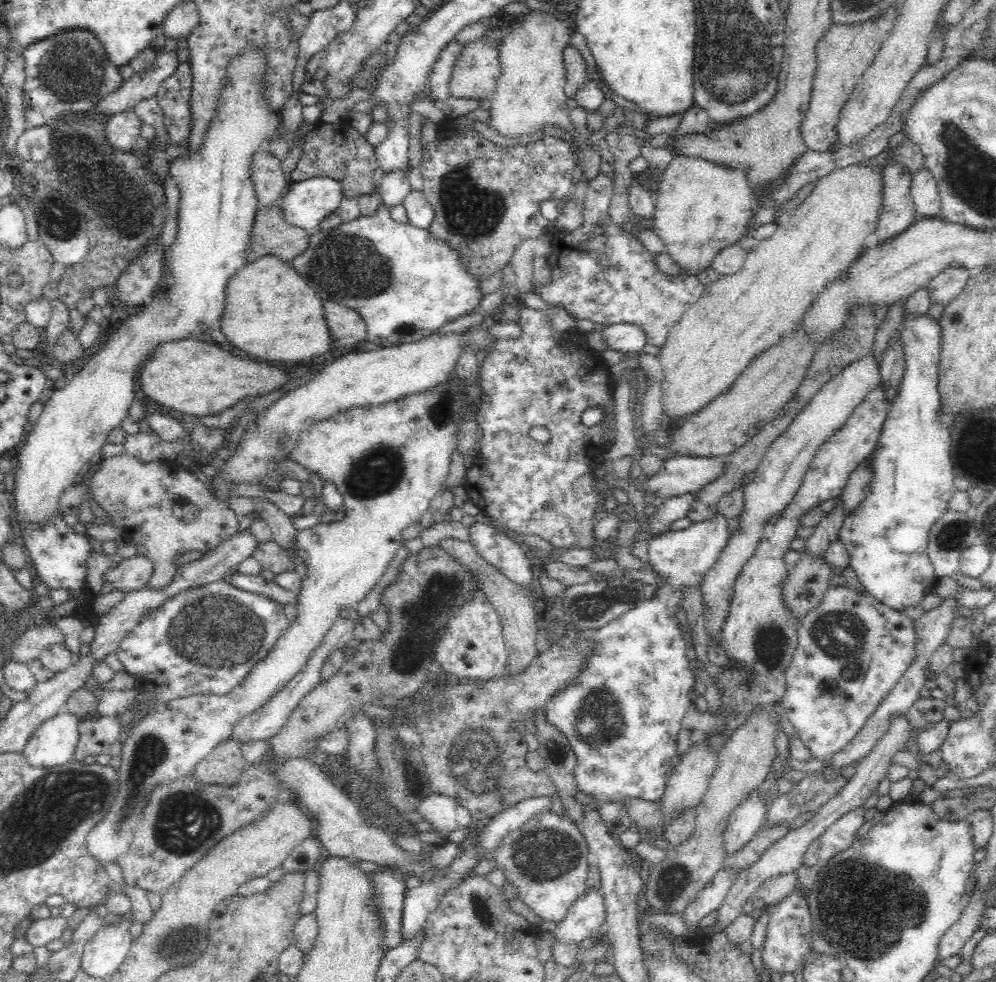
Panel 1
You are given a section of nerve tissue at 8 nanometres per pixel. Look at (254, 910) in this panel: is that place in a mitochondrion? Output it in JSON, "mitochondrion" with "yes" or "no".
{"mitochondrion":"no"}

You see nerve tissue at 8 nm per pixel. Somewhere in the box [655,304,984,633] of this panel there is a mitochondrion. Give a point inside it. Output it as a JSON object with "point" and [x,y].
{"point":[951,535]}

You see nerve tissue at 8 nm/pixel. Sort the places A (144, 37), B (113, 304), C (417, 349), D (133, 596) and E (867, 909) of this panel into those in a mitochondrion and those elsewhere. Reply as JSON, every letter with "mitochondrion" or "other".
{"A":"other","B":"other","C":"other","D":"other","E":"mitochondrion"}

